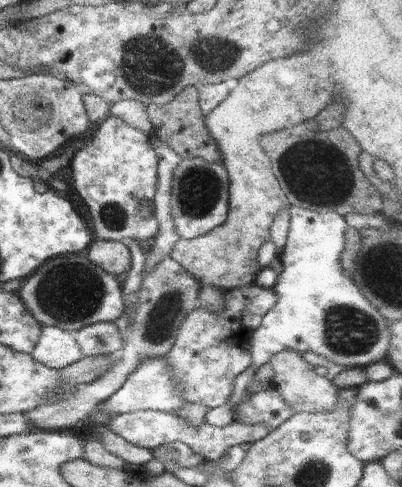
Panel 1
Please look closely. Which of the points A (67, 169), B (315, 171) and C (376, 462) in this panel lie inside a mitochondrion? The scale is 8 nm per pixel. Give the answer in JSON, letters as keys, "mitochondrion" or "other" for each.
{"A":"other","B":"mitochondrion","C":"other"}

